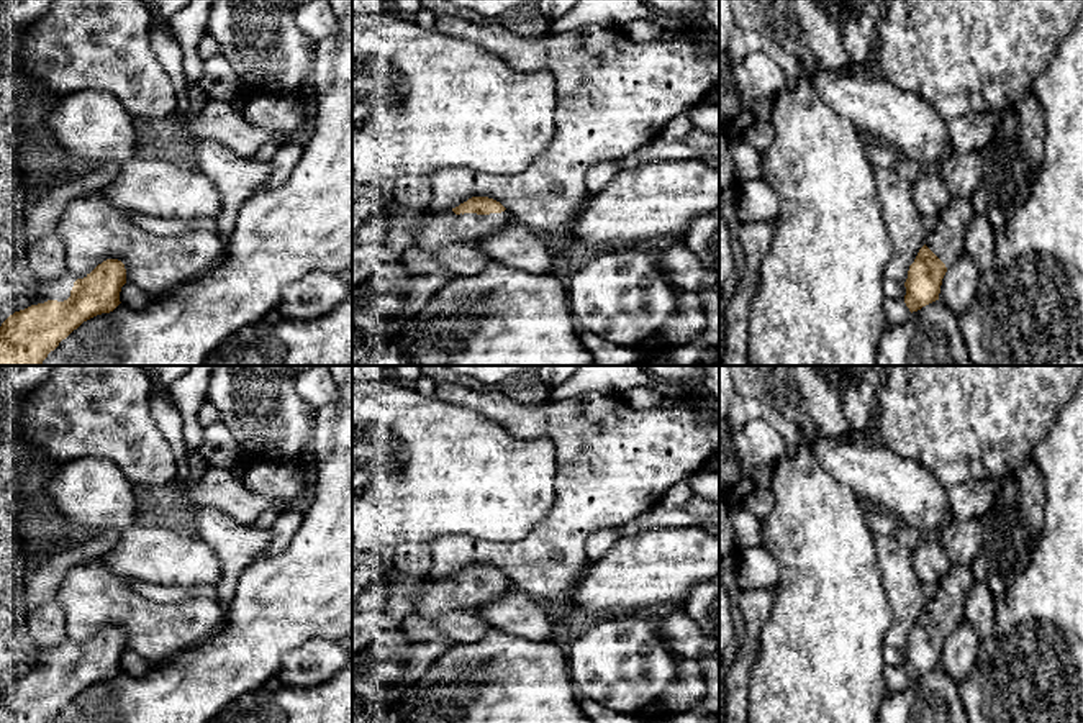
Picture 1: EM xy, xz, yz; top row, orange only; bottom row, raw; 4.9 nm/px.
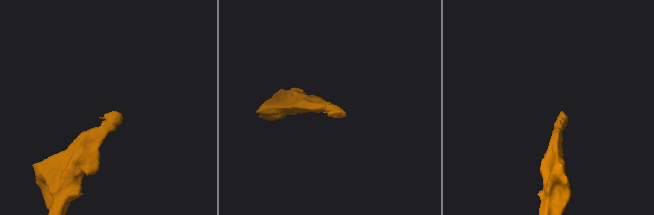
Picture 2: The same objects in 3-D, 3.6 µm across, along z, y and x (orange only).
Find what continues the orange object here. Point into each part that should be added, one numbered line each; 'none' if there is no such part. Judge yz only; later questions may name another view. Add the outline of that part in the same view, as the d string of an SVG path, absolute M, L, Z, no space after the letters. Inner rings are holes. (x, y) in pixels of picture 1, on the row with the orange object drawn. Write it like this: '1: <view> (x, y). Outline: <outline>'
1: yz (946, 240). Outline: M950 197L940 215L936 218L936 228L927 234L926 246L950 267L963 252L963 239L975 210L970 198Z

